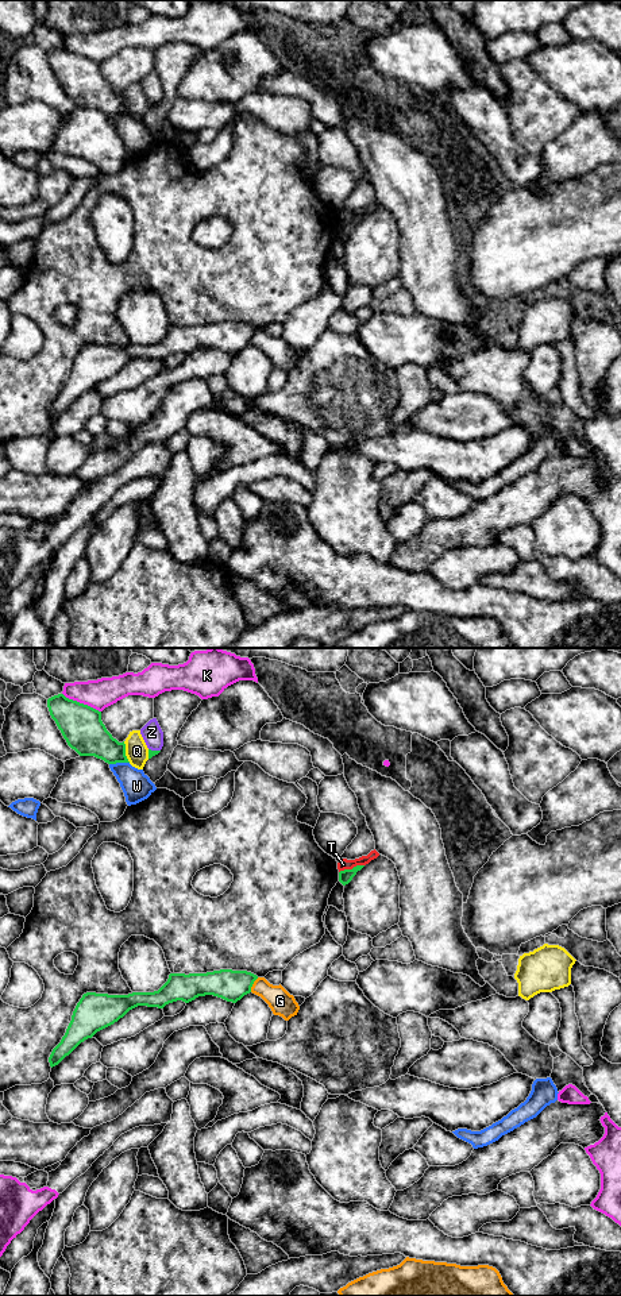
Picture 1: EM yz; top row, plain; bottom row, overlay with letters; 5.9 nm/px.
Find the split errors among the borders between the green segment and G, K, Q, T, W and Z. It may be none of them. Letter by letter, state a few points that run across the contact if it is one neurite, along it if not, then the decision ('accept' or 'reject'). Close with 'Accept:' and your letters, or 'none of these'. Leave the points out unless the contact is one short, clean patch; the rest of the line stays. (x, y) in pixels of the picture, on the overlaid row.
G: yz (258, 978), (250, 991) | reject
K: reject
Q: reject
T: yz (363, 864), (357, 864), (339, 872) | reject
W: reject
Z: reject
Accept: none of these

